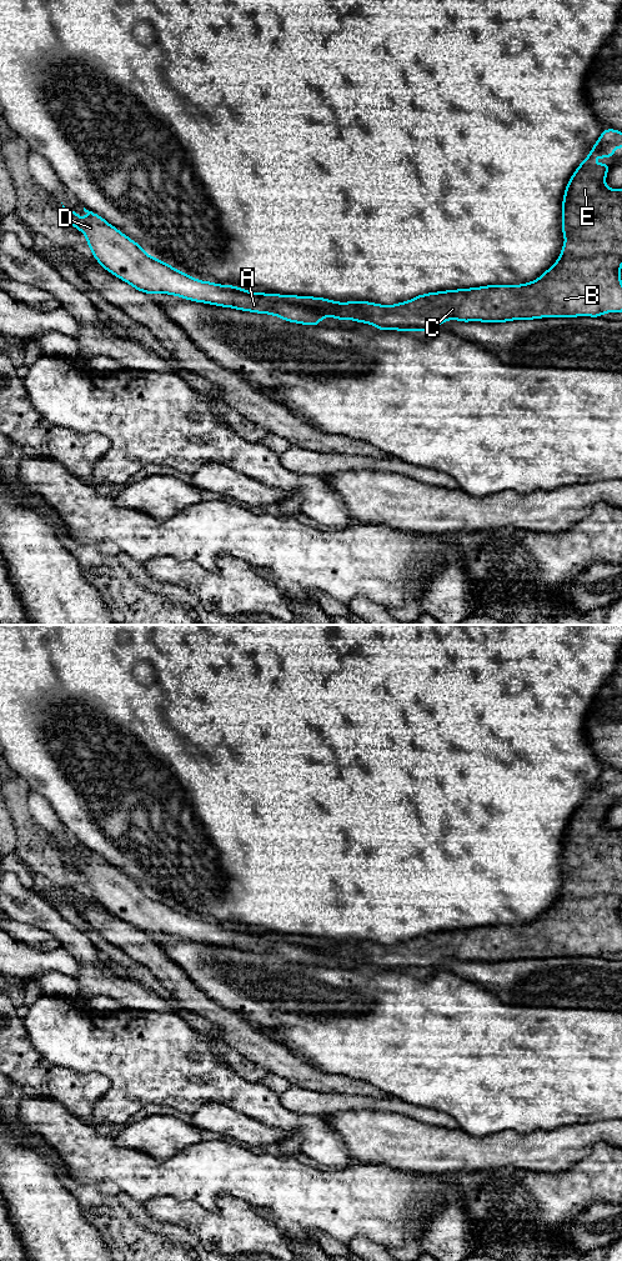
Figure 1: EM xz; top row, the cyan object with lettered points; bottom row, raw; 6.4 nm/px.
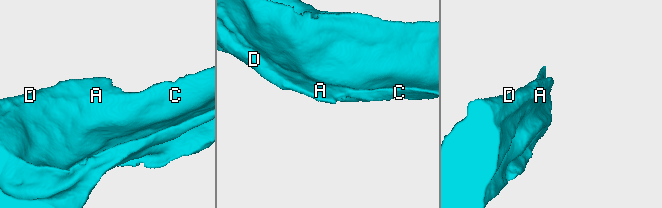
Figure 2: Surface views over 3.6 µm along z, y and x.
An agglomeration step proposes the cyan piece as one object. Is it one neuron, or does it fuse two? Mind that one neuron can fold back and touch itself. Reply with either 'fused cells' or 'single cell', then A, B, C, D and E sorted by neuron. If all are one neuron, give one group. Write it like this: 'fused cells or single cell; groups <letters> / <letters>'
fused cells; groups A D / B C E

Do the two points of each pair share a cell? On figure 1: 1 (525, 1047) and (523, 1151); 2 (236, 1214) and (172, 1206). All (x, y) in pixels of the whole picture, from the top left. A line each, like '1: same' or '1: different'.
1: different
2: same

